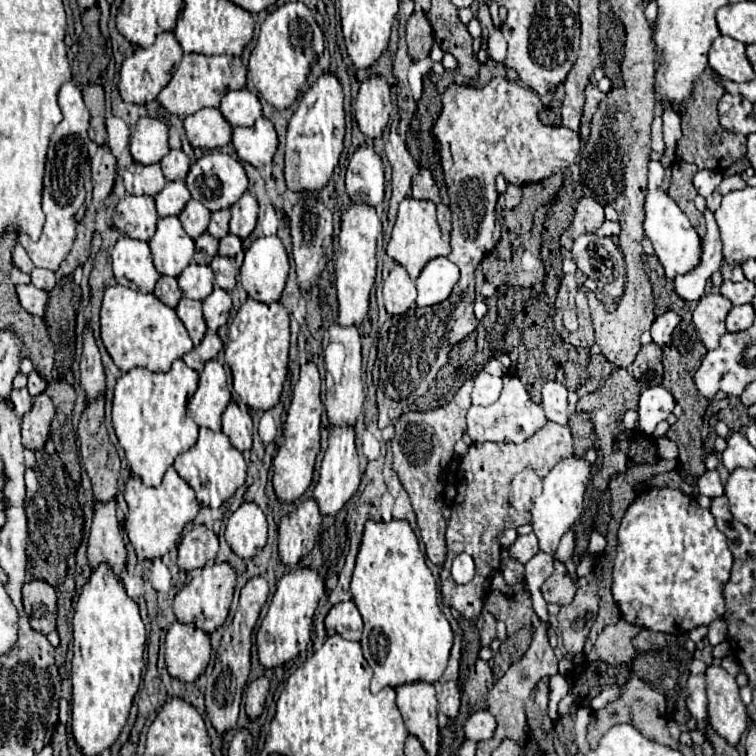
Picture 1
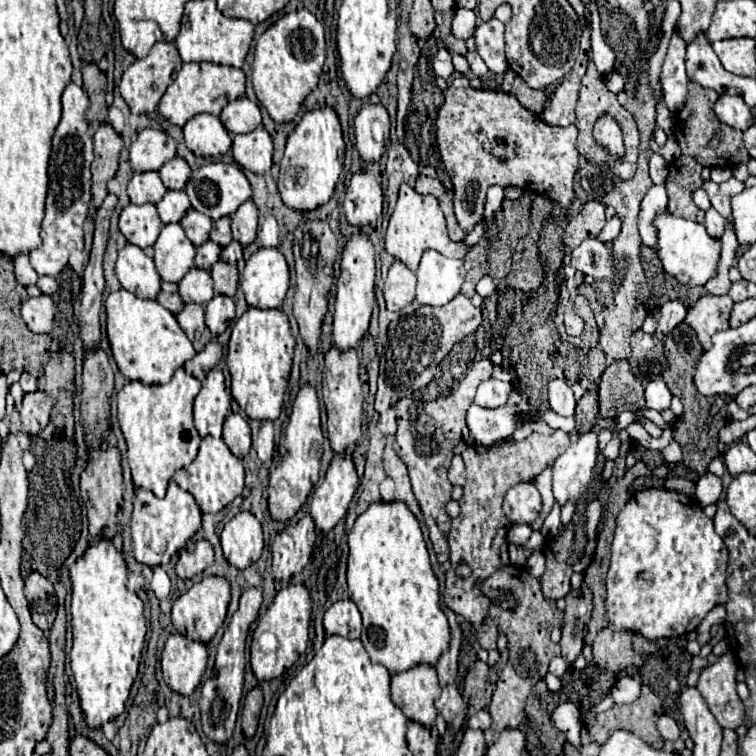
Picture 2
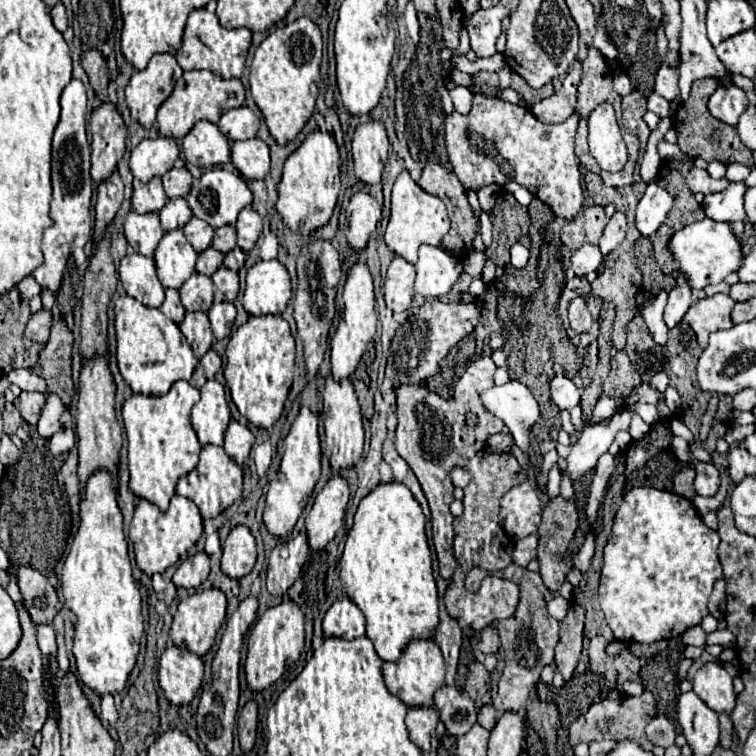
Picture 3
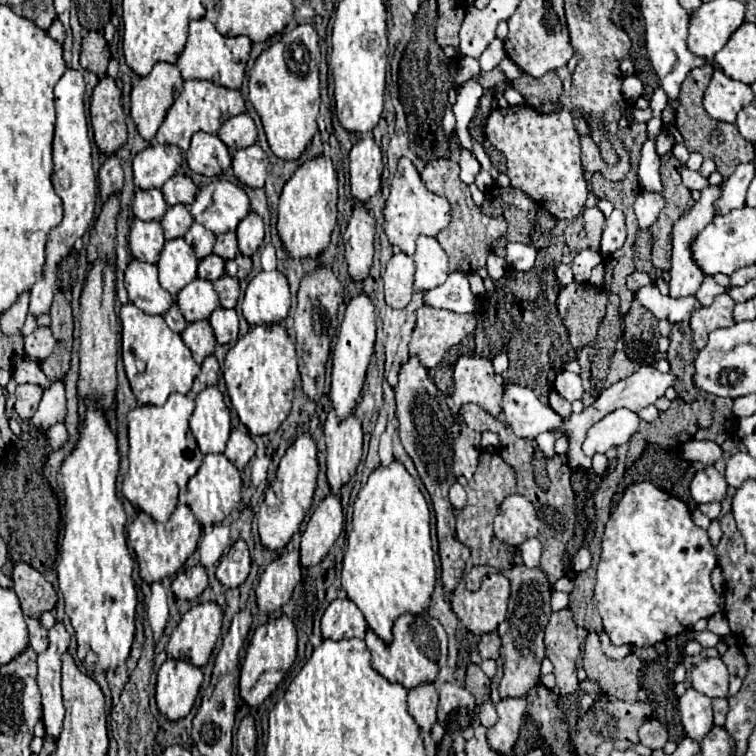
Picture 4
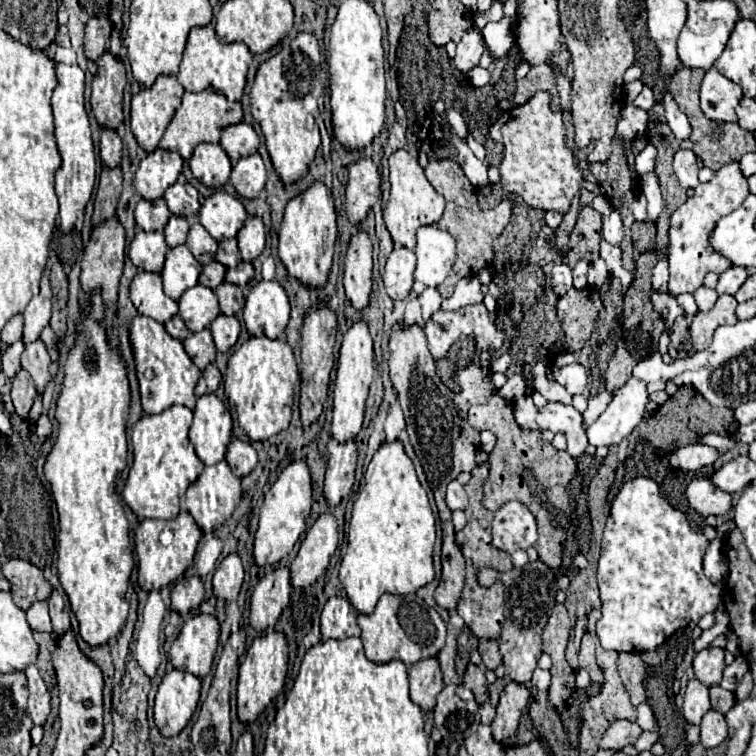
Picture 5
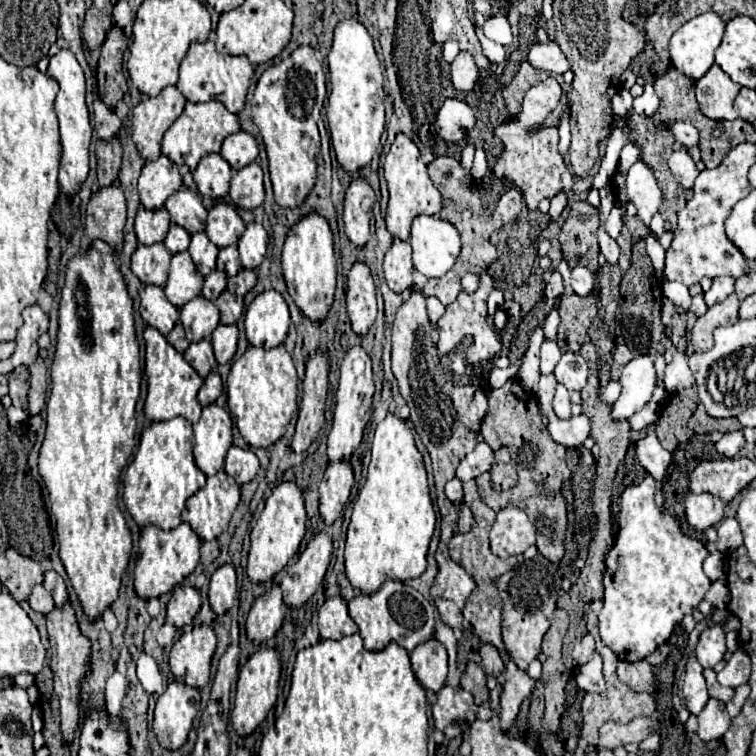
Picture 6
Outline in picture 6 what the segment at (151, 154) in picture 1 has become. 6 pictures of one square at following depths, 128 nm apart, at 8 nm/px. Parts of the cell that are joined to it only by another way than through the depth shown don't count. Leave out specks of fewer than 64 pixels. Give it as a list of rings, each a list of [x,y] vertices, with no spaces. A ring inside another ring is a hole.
[[[160,156],[158,160],[146,162],[142,174],[138,178],[138,194],[146,208],[164,206],[166,198],[182,186],[182,176],[178,166],[168,160],[168,156]]]

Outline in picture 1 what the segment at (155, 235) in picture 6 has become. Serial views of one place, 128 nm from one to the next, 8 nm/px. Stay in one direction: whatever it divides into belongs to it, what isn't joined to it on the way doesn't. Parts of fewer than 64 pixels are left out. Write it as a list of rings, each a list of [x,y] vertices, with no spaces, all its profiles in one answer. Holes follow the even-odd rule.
[[[132,162],[124,174],[124,186],[126,194],[148,194],[154,196],[160,192],[160,188],[166,184],[166,178],[160,170],[160,164],[140,164]]]

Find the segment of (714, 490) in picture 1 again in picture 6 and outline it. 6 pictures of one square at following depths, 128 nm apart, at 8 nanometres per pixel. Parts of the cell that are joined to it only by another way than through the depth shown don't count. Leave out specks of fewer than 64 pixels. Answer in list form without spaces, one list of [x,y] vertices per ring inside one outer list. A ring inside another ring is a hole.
[[[690,492],[684,500],[684,506],[686,506],[686,520],[696,530],[706,530],[708,526],[716,526],[724,518],[726,510],[726,502],[708,492],[702,494]]]

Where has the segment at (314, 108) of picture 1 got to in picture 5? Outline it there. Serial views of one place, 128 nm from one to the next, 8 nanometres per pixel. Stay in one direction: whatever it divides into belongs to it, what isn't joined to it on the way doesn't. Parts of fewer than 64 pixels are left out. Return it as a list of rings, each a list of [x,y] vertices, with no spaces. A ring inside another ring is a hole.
[[[314,180],[306,190],[296,194],[288,204],[280,226],[278,254],[290,276],[310,286],[322,286],[328,278],[336,242],[336,210],[332,190],[322,182]]]

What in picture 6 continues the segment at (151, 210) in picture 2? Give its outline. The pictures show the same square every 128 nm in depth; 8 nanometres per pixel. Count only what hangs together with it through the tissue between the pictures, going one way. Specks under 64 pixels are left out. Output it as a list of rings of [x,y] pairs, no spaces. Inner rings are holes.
[[[162,242],[158,244],[140,244],[132,254],[132,272],[140,278],[142,284],[158,284],[164,286],[168,276],[172,254],[166,250]]]

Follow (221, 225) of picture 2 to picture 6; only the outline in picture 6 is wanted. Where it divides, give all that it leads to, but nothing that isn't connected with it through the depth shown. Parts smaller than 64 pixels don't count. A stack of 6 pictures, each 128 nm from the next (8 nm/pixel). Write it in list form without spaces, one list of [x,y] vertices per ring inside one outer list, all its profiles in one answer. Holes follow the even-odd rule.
[[[234,244],[218,252],[218,268],[224,270],[228,276],[234,276],[242,268],[240,258],[238,258],[238,248]]]

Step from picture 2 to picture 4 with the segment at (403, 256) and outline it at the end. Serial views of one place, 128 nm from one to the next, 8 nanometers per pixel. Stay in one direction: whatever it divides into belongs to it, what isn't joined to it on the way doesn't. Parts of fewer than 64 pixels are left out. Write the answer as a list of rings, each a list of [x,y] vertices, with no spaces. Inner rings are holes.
[[[400,158],[398,170],[390,184],[390,196],[386,200],[384,218],[386,218],[384,230],[386,230],[390,244],[398,246],[408,256],[414,256],[416,240],[420,234],[436,236],[440,230],[444,230],[450,224],[450,204],[446,198],[436,196],[434,192],[426,190],[414,164],[408,158]]]

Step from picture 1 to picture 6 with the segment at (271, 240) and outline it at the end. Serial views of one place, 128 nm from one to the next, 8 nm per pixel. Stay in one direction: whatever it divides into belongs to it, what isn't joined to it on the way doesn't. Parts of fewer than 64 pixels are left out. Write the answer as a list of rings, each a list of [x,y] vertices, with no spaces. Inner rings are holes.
[[[276,290],[260,292],[244,314],[246,338],[254,346],[274,348],[284,342],[290,326],[288,304]]]

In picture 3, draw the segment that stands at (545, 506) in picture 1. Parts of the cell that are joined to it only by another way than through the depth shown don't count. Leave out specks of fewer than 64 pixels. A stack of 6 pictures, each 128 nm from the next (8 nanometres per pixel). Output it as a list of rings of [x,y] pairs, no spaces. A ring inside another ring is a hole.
[[[618,410],[612,416],[612,422],[608,426],[598,424],[582,430],[580,440],[572,446],[570,454],[566,456],[566,468],[564,474],[570,476],[572,484],[580,482],[586,472],[590,472],[596,466],[596,460],[608,452],[616,432],[628,430],[630,426],[630,414],[626,410]]]

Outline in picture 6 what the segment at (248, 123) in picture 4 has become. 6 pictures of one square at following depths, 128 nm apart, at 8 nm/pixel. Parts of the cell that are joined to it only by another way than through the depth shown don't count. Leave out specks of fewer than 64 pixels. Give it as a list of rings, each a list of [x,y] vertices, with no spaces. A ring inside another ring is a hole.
[[[240,130],[236,134],[226,136],[226,140],[222,142],[220,154],[228,160],[232,168],[240,170],[258,158],[258,142],[252,134]]]

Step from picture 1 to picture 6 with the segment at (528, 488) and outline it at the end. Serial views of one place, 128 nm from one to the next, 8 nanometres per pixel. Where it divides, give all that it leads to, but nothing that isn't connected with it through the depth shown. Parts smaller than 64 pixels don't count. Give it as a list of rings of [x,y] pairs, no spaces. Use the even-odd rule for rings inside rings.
[[[502,508],[490,530],[490,548],[496,556],[508,558],[522,554],[536,540],[536,528],[520,508]]]

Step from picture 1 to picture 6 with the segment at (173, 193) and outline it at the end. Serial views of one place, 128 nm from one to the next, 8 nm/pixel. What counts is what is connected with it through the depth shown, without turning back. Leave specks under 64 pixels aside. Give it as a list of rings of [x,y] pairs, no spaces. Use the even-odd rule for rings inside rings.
[[[172,224],[170,230],[168,230],[168,236],[164,238],[164,246],[172,254],[186,250],[188,248],[188,242],[190,242],[190,234],[182,226],[178,226],[178,224]]]

